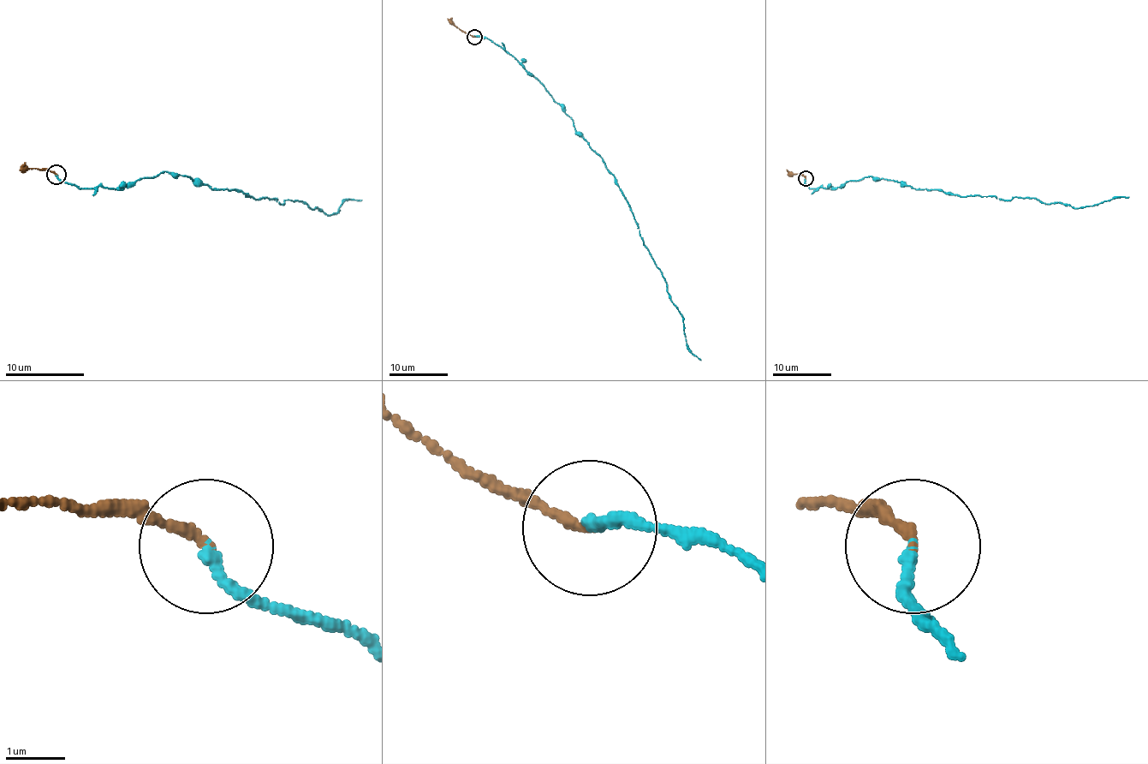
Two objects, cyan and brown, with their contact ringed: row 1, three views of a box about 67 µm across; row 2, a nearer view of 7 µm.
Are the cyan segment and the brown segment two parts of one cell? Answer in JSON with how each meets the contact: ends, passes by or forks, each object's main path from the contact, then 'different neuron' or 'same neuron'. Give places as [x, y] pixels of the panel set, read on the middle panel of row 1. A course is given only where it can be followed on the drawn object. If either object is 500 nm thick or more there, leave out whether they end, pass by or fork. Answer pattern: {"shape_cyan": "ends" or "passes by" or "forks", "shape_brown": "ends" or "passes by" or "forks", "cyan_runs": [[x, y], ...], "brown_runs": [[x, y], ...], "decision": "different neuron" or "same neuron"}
{"shape_cyan": "ends", "shape_brown": "ends", "cyan_runs": [[474, 36], [493, 40], [539, 81], [614, 176], [667, 284], [669, 298], [680, 313], [687, 348], [700, 361]], "brown_runs": [[474, 36], [454, 25], [452, 17]], "decision": "same neuron"}

